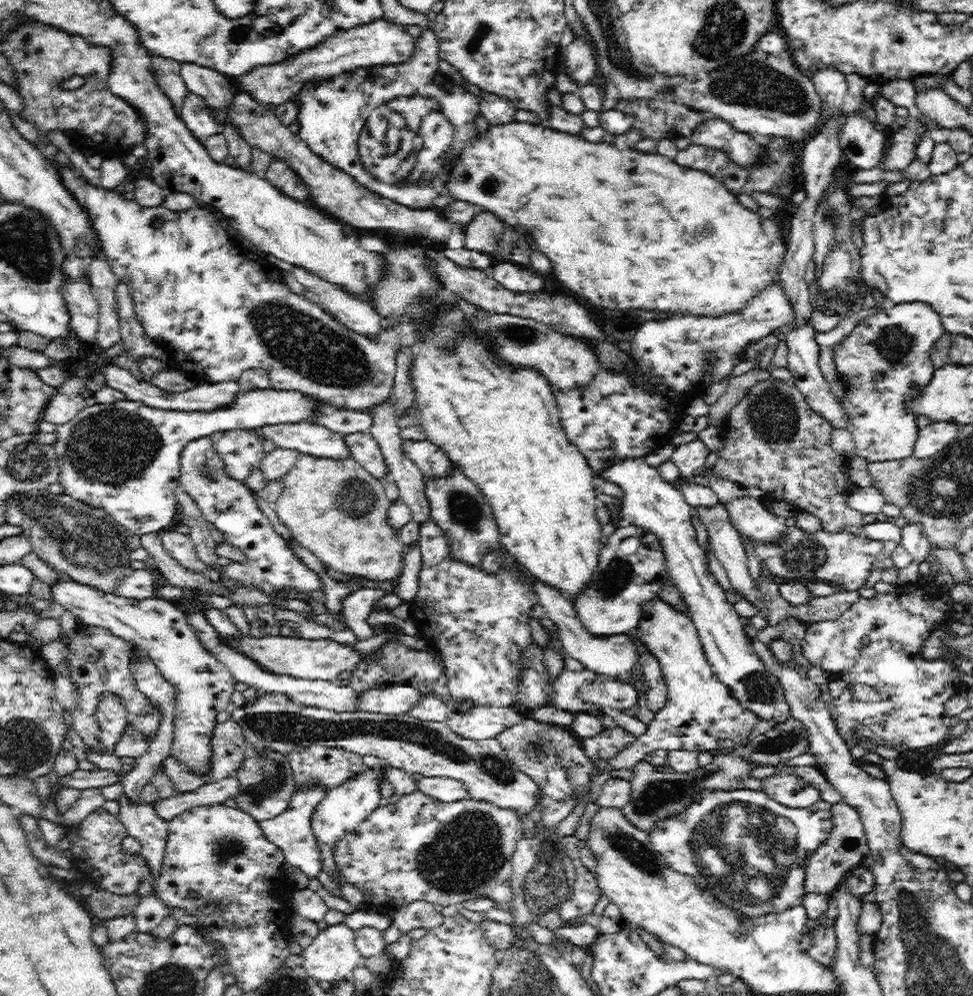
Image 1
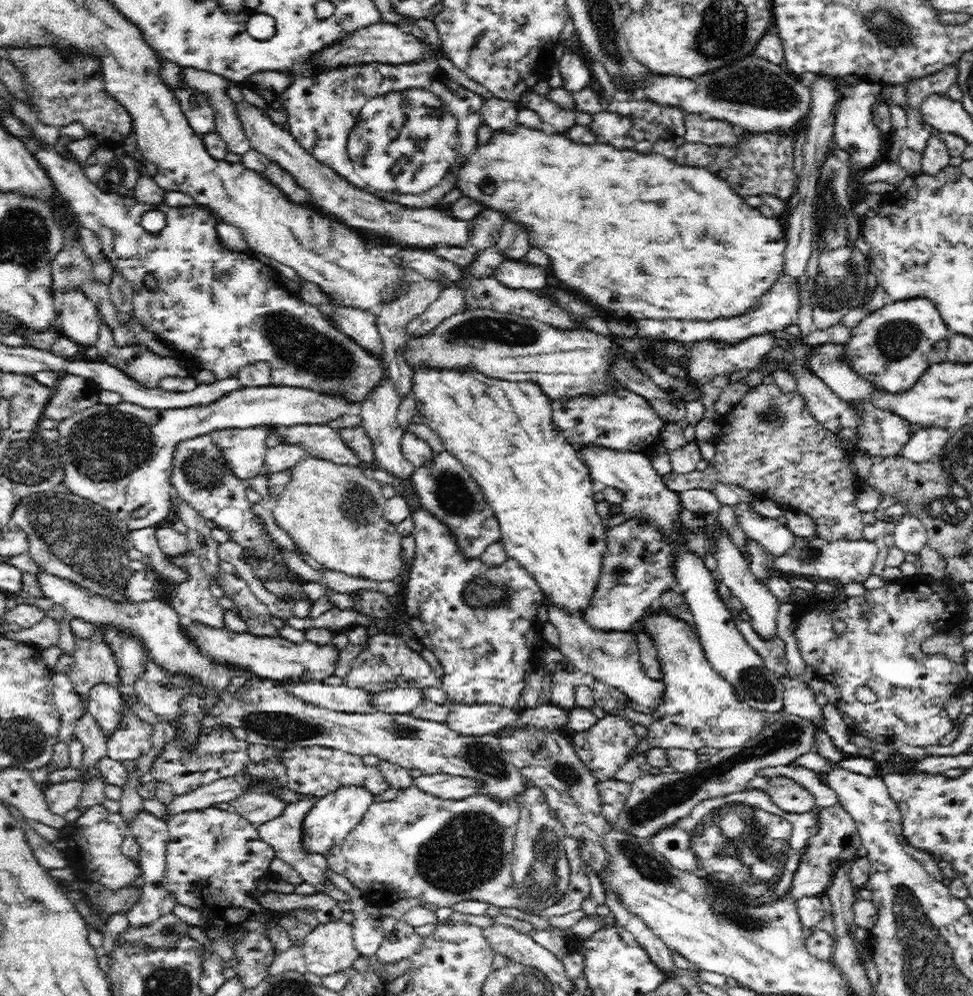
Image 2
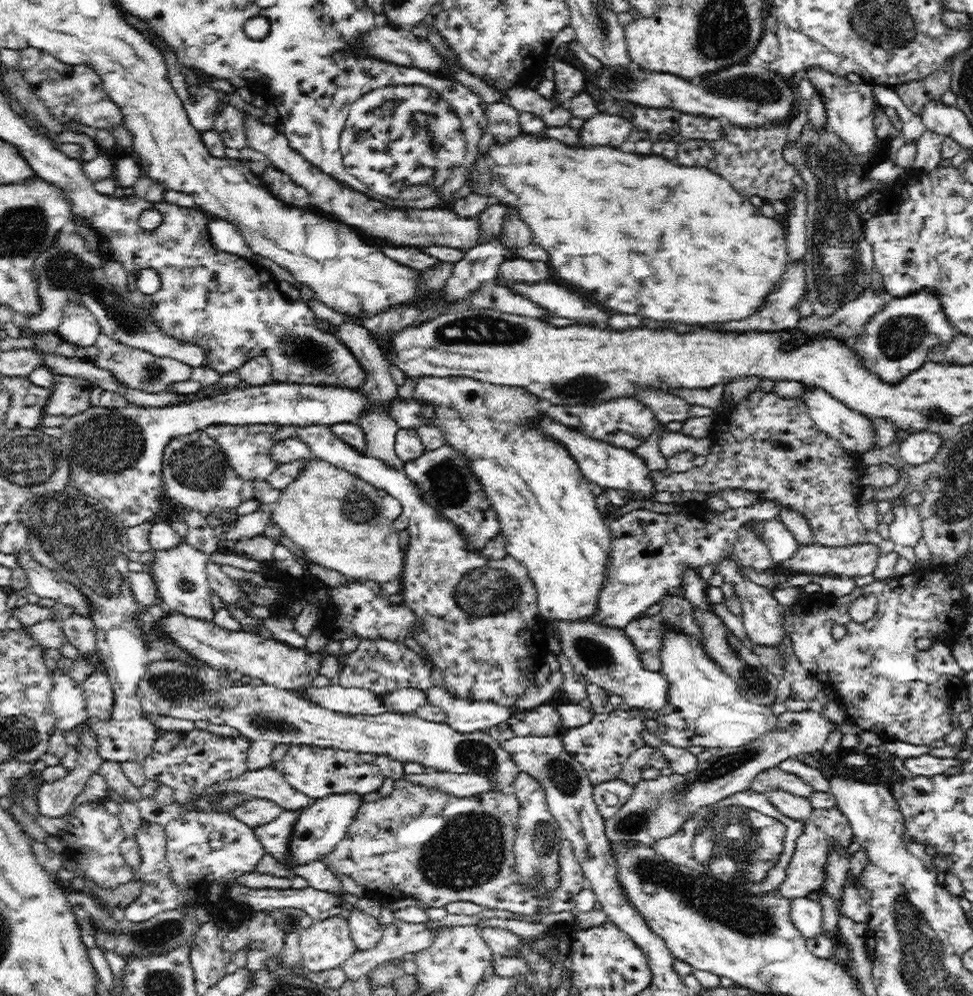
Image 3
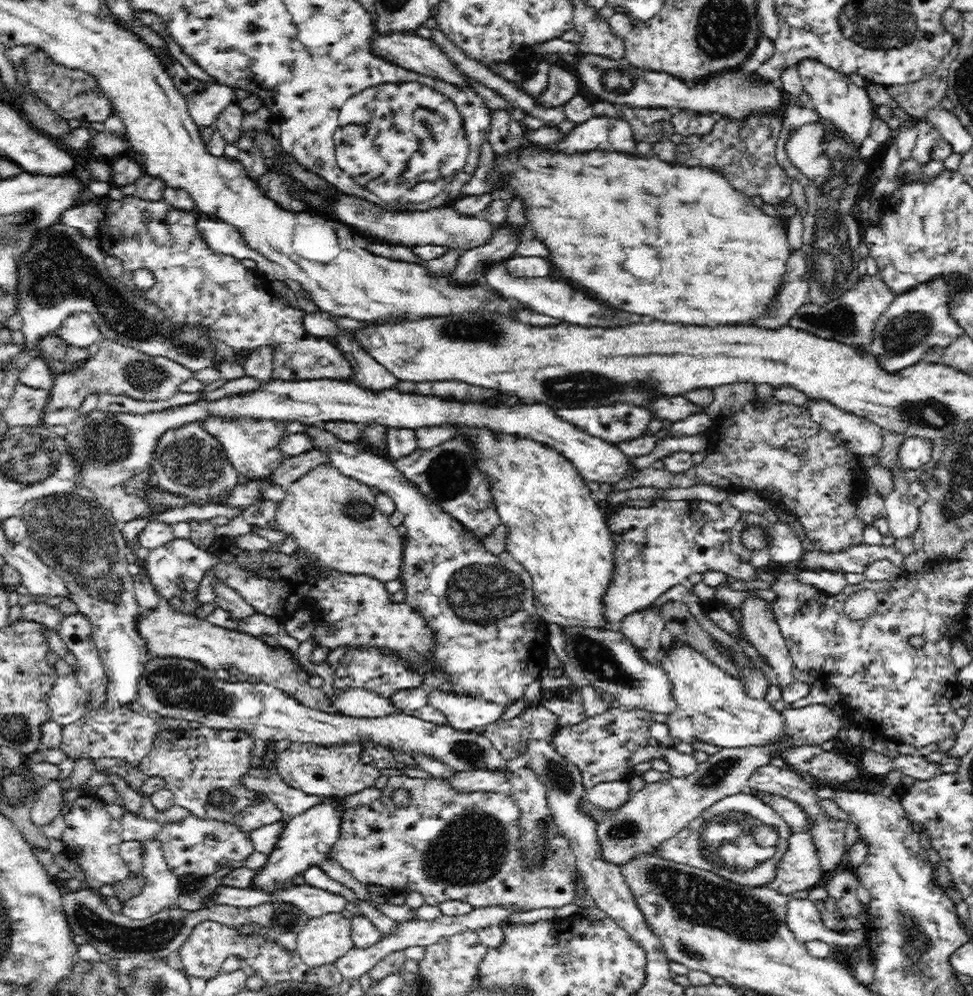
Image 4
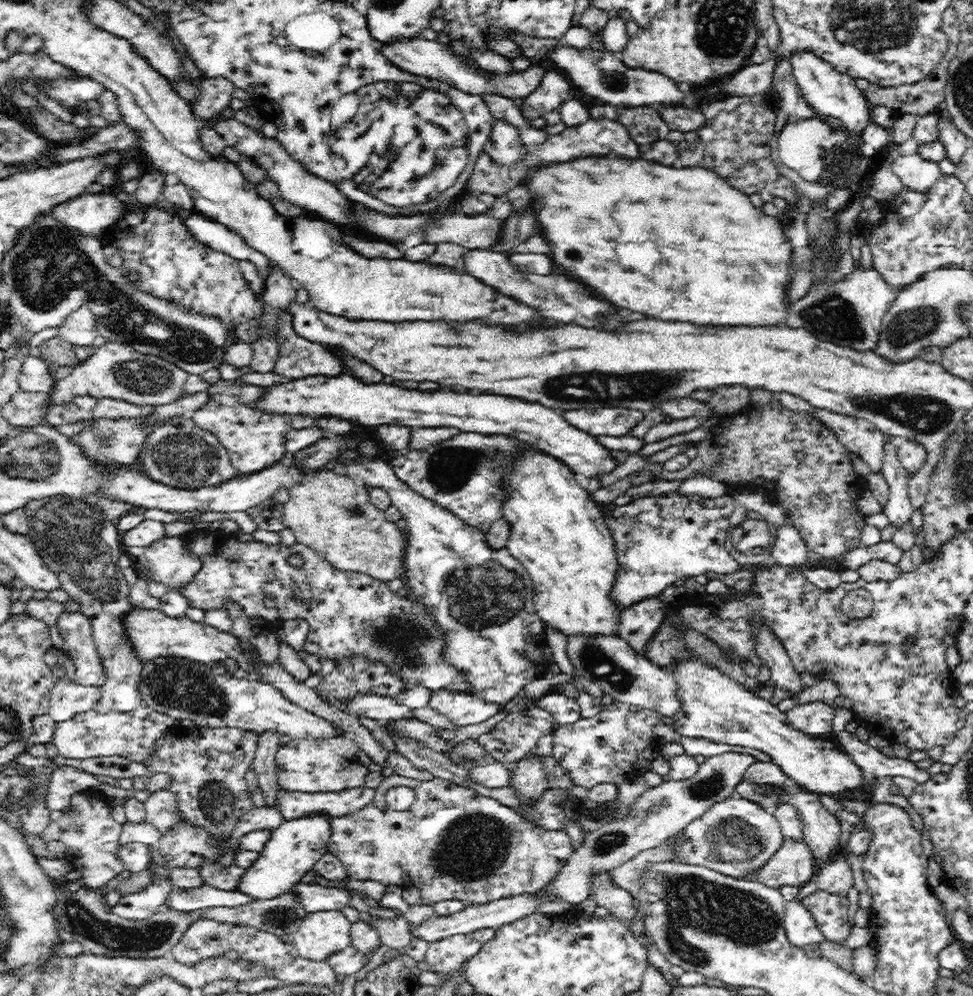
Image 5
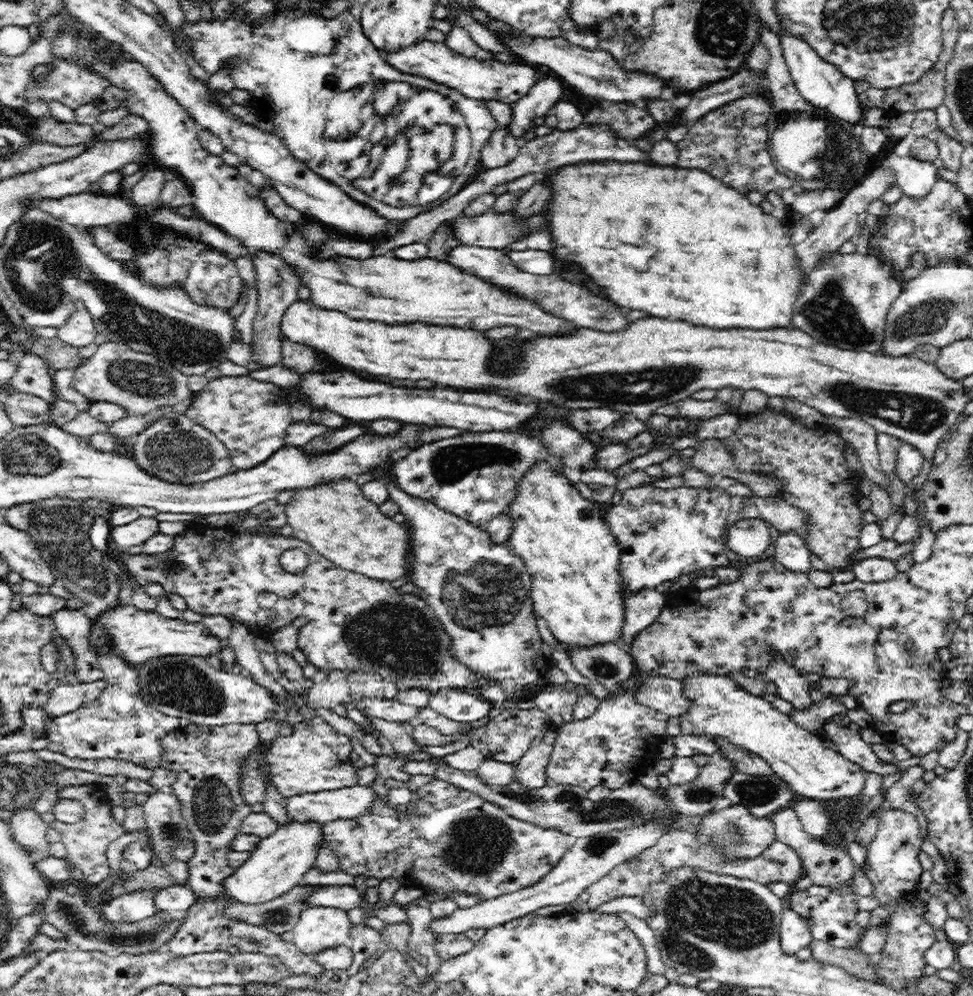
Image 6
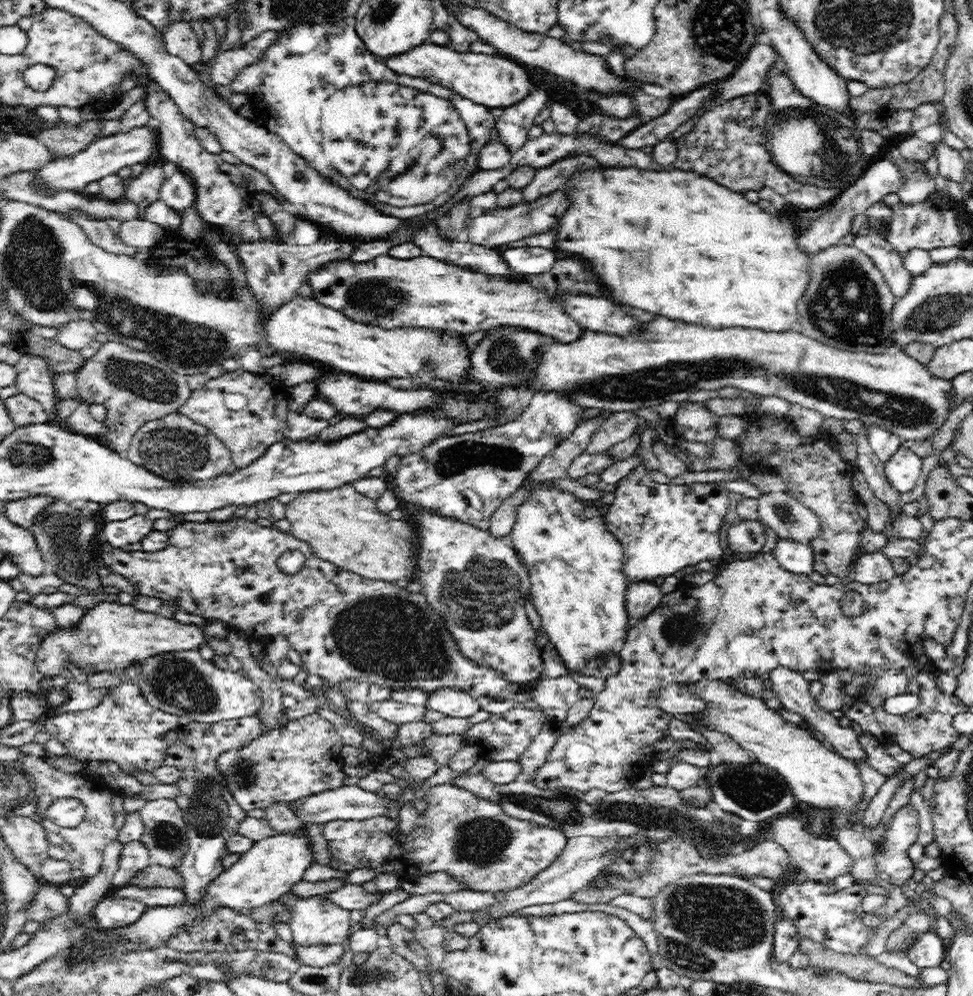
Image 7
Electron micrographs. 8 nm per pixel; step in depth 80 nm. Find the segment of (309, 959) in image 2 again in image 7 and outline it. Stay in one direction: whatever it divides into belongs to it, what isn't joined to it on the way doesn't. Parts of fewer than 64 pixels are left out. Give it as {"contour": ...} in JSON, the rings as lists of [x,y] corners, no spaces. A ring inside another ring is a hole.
{"contour":[[[292,891],[284,893],[279,900],[289,909],[289,925],[293,934],[293,942],[300,946],[348,944],[348,936],[355,924],[350,920],[350,911],[328,901],[323,895],[300,898]]]}

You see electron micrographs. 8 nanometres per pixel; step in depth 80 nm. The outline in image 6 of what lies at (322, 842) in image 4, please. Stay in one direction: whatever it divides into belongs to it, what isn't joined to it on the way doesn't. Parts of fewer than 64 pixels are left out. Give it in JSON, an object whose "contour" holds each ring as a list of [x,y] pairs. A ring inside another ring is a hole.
{"contour":[[[292,821],[278,826],[270,836],[260,839],[250,857],[222,881],[223,896],[236,903],[262,904],[286,894],[302,884],[306,872],[315,868],[314,861],[323,839],[321,822]]]}

